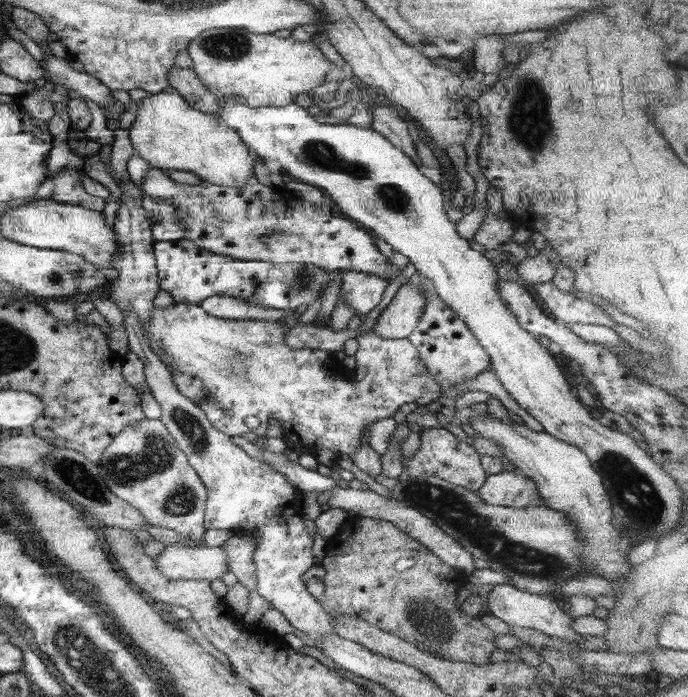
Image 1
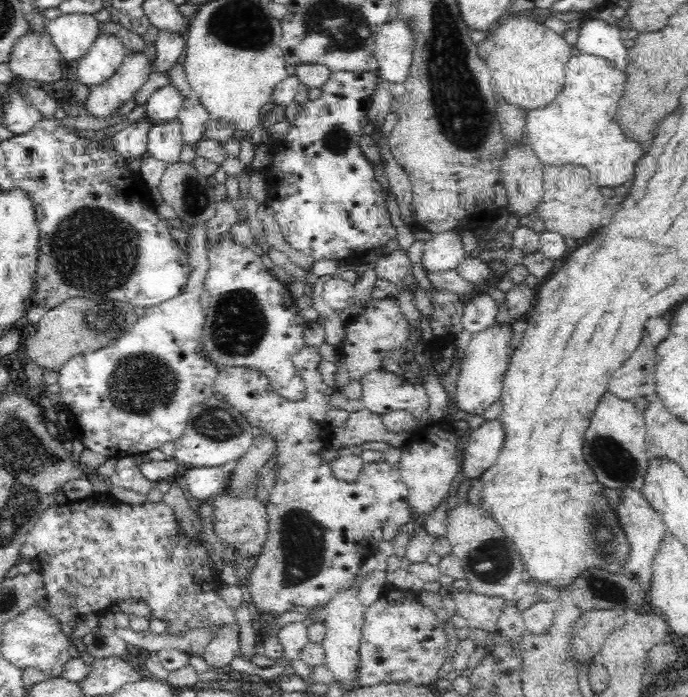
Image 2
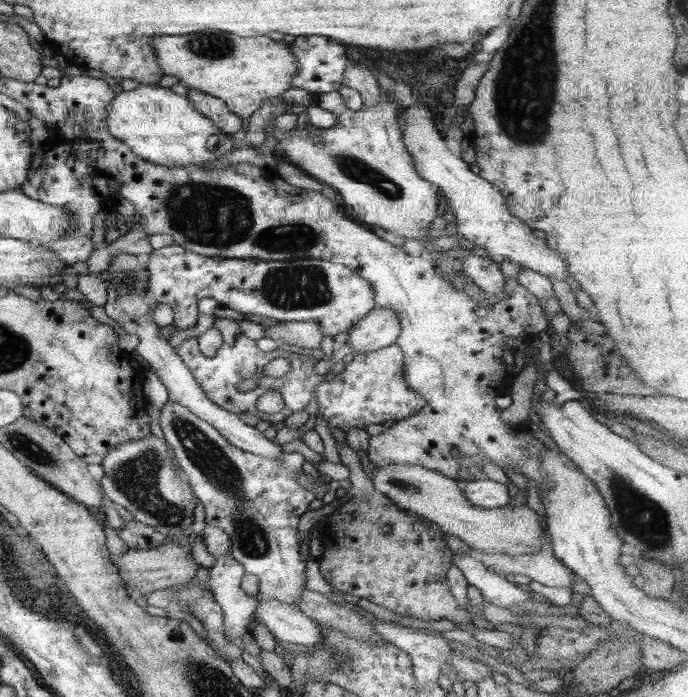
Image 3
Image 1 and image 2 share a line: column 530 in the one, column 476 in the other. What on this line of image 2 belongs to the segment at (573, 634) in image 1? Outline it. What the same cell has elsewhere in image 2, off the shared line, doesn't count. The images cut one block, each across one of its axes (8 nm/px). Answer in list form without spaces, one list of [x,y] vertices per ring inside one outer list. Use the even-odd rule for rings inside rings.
[[[453,591],[456,615],[463,616],[470,629],[494,632],[497,629],[498,618],[504,612],[505,600],[502,597],[484,596],[474,592]]]

